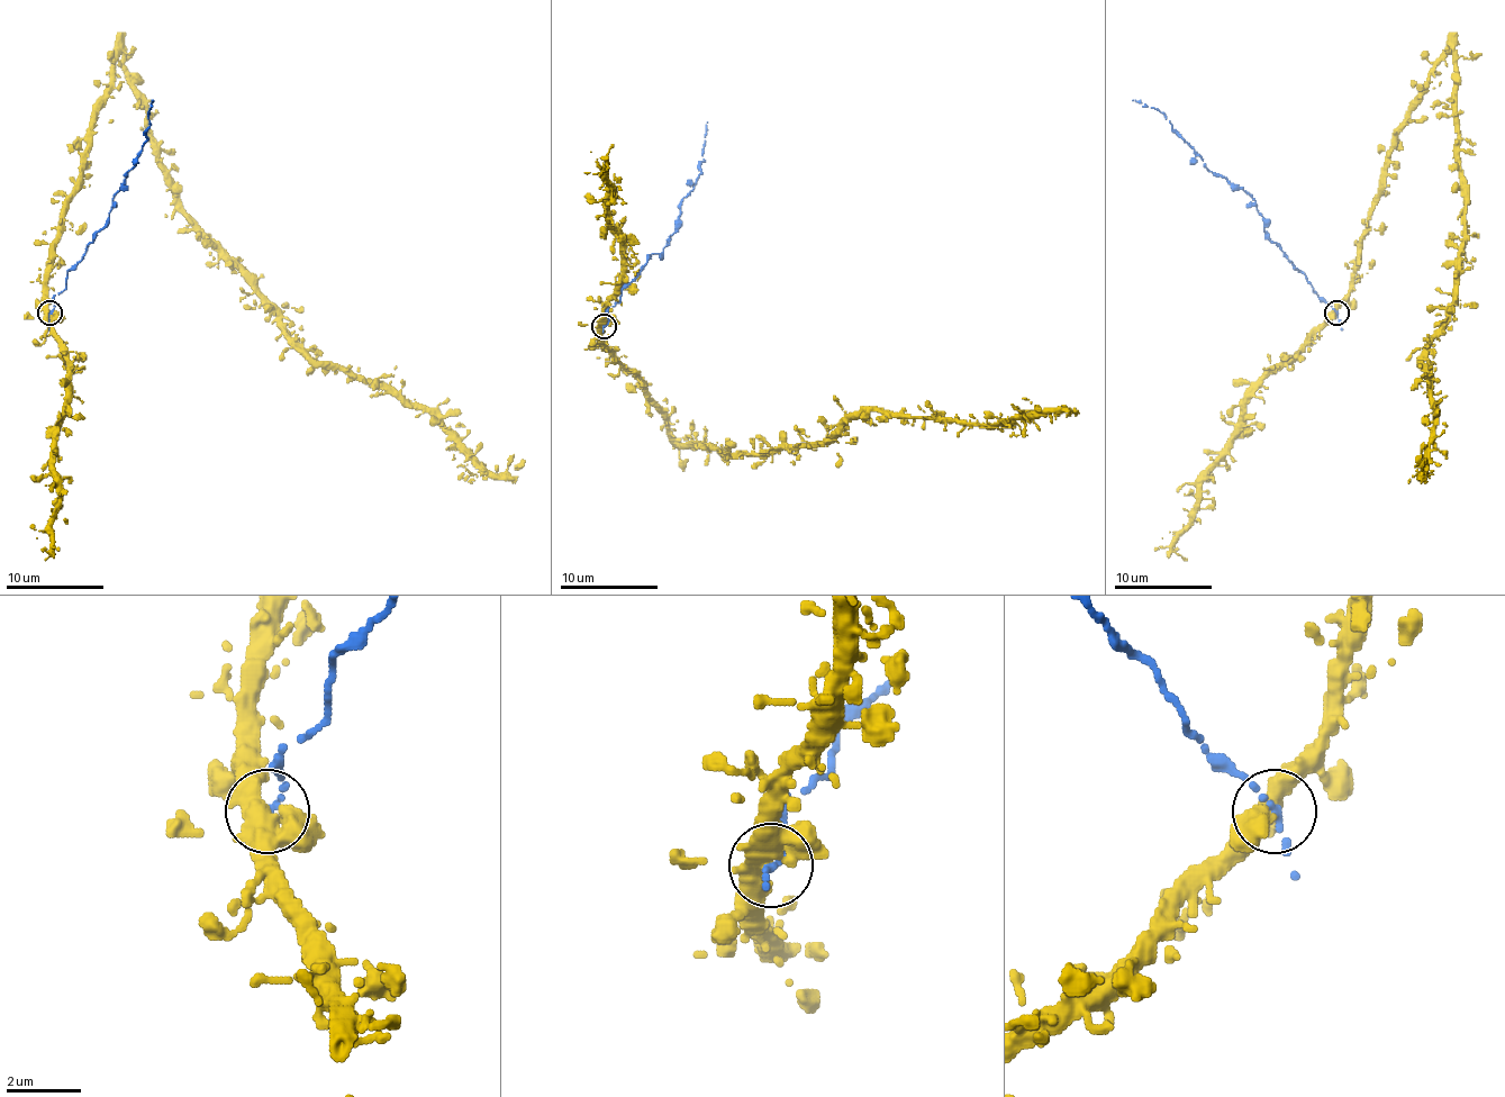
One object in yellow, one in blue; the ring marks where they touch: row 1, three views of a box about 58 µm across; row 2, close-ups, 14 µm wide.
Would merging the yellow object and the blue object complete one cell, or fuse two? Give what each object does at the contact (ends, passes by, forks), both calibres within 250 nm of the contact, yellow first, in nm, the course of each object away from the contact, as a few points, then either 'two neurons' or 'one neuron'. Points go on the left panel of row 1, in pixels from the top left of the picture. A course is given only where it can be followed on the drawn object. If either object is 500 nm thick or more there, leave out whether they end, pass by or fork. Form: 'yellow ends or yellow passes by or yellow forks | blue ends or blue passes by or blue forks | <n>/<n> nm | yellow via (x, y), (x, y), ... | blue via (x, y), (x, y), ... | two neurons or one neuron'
yellow passes by | blue ends | 480/240 nm | yellow via (50, 311), (52, 243), (120, 52), (174, 204), (278, 324), (314, 361), (427, 409), (488, 471), (525, 461) | blue via (50, 311), (54, 295), (66, 287), (66, 272), (108, 218), (114, 201), (141, 152), (152, 101) | one neuron

